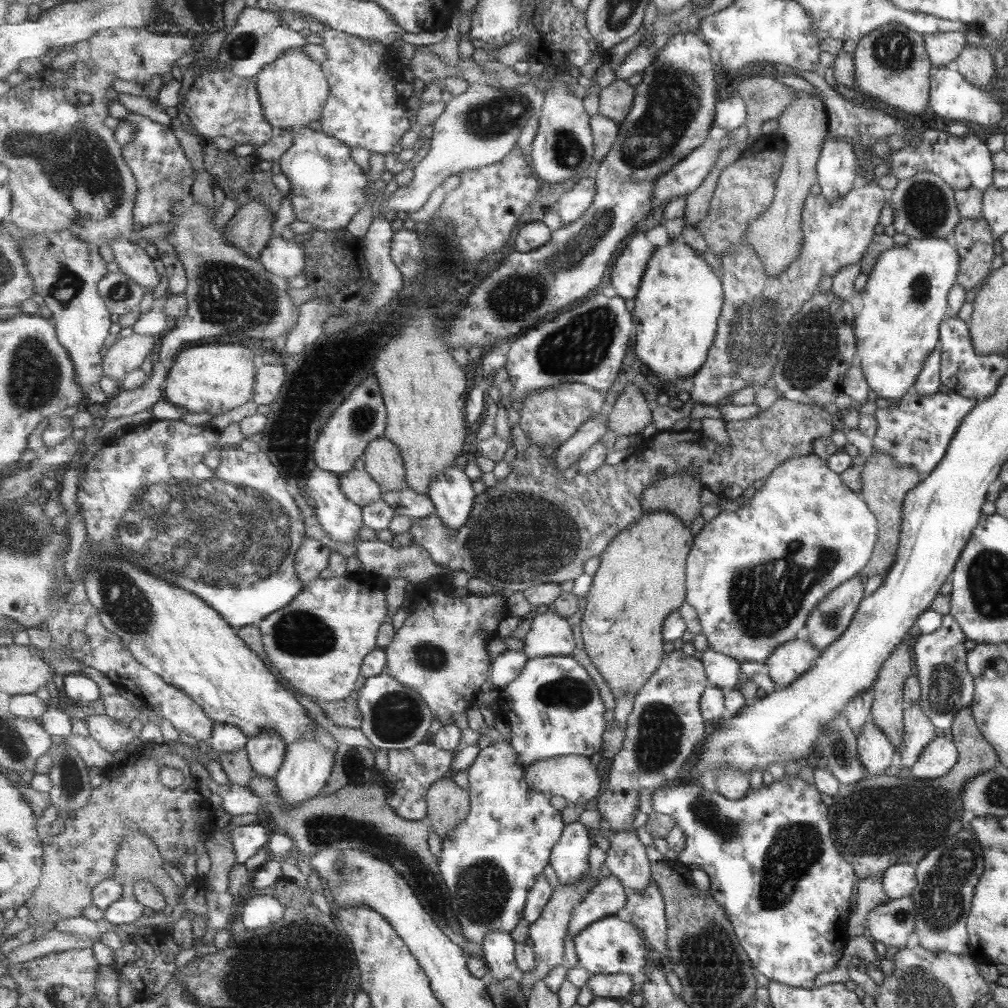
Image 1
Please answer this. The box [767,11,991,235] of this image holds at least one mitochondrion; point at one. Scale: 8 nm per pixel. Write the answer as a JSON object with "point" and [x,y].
{"point":[893,49]}

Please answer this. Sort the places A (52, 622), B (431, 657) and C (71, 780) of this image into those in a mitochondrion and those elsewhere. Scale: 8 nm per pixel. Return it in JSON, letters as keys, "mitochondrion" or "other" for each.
{"A":"other","B":"mitochondrion","C":"mitochondrion"}

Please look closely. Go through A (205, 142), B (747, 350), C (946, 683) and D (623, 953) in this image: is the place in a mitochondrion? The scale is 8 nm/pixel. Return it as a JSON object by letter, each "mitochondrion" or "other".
{"A":"other","B":"mitochondrion","C":"mitochondrion","D":"mitochondrion"}

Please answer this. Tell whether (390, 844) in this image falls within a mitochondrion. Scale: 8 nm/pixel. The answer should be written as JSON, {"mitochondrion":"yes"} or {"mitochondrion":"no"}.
{"mitochondrion":"yes"}

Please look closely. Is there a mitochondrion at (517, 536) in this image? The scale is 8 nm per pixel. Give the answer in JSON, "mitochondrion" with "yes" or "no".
{"mitochondrion":"yes"}

